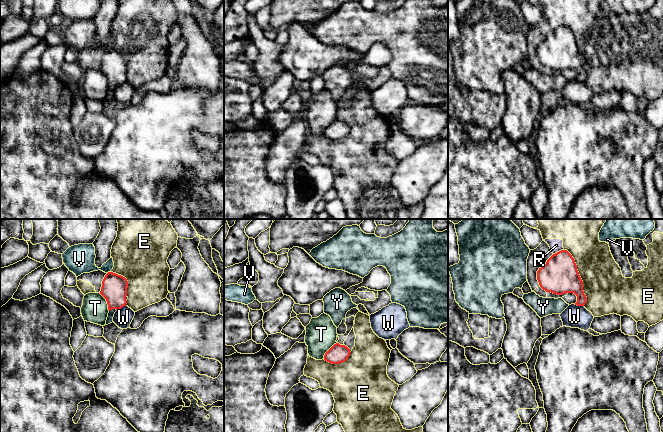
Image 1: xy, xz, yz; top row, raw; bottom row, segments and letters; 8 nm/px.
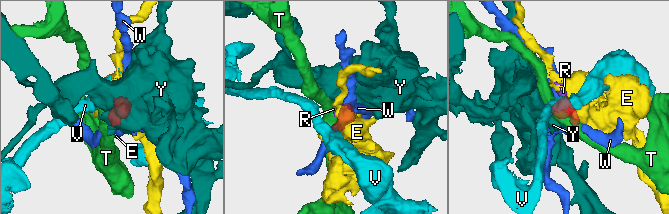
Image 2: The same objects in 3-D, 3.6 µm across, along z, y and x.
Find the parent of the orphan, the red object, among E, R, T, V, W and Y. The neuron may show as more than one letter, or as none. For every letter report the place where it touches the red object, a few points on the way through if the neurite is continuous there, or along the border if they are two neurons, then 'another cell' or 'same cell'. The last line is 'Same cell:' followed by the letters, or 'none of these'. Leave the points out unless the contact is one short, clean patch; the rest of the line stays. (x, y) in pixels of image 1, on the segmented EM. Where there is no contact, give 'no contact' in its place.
E: contact yz (580, 277); another cell
R: contact yz (559, 251); border yz (563, 249), (553, 254); another cell
T: contact xy (107, 302); border xy (99, 293), (105, 299), (109, 310); another cell
V: contact xy (108, 272); border xy (109, 271), (107, 273); another cell
W: contact yz (579, 305); border yz (574, 304), (583, 306); another cell
Y: contact xy (112, 308); way xy (114, 287), (112, 308), (111, 313); same cell
Same cell: Y

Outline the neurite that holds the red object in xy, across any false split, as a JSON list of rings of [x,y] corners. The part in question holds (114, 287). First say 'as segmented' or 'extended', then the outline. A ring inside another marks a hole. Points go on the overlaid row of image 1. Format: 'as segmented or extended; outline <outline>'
extended; outline [[[108,272],[105,275],[100,291],[107,301],[109,310],[105,325],[112,323],[115,312],[126,306],[127,288],[128,281],[125,277],[113,272]]]

